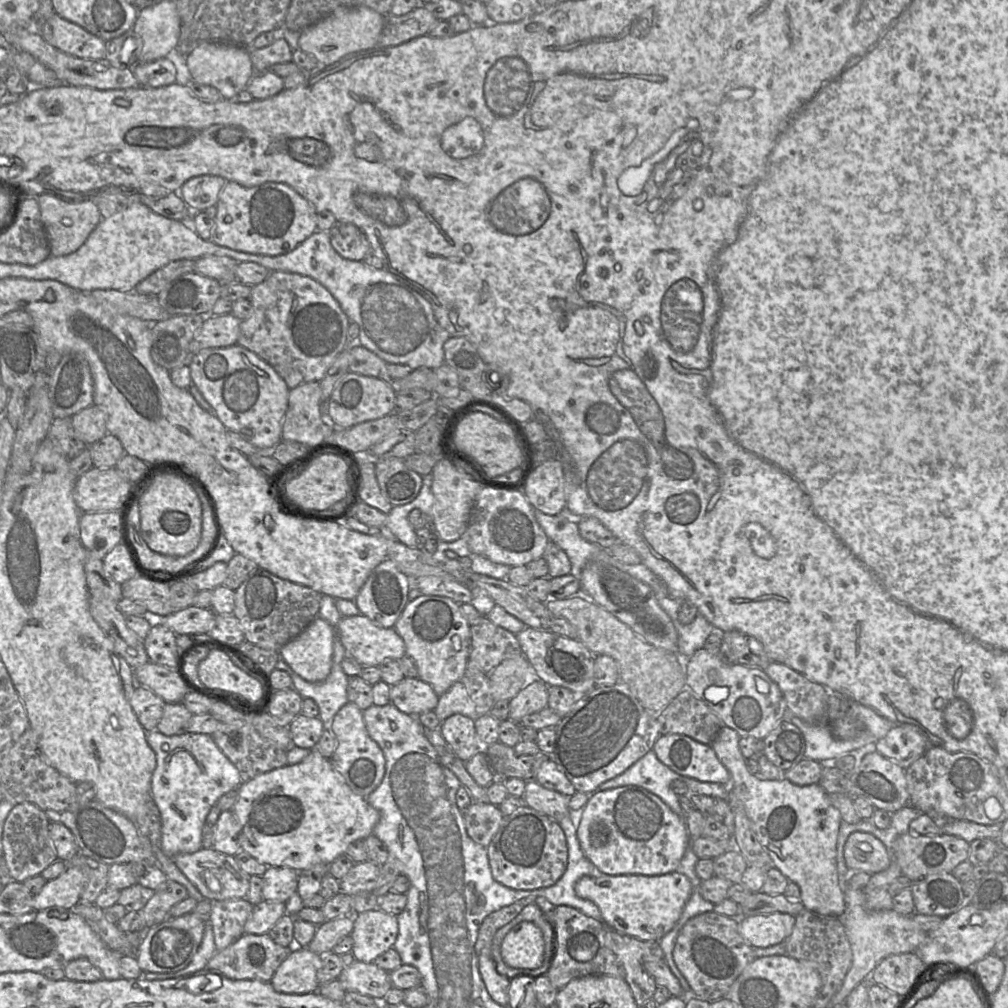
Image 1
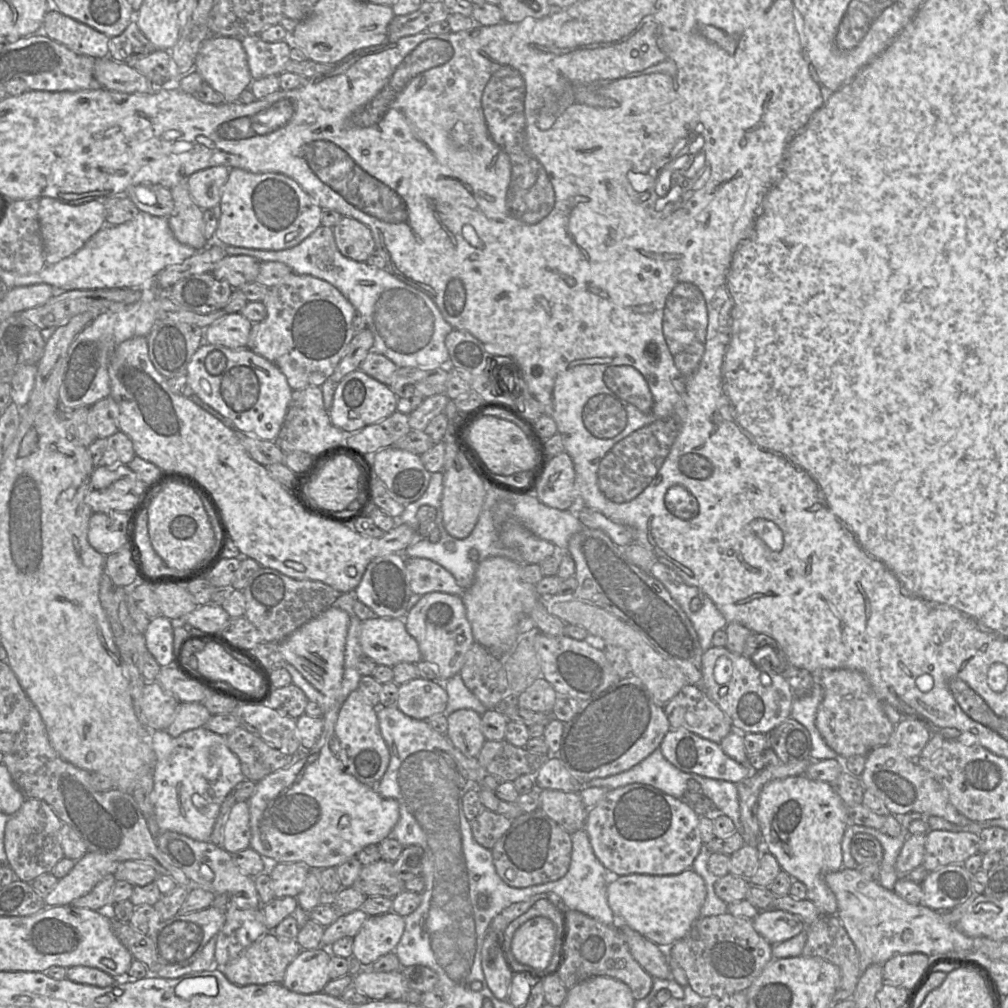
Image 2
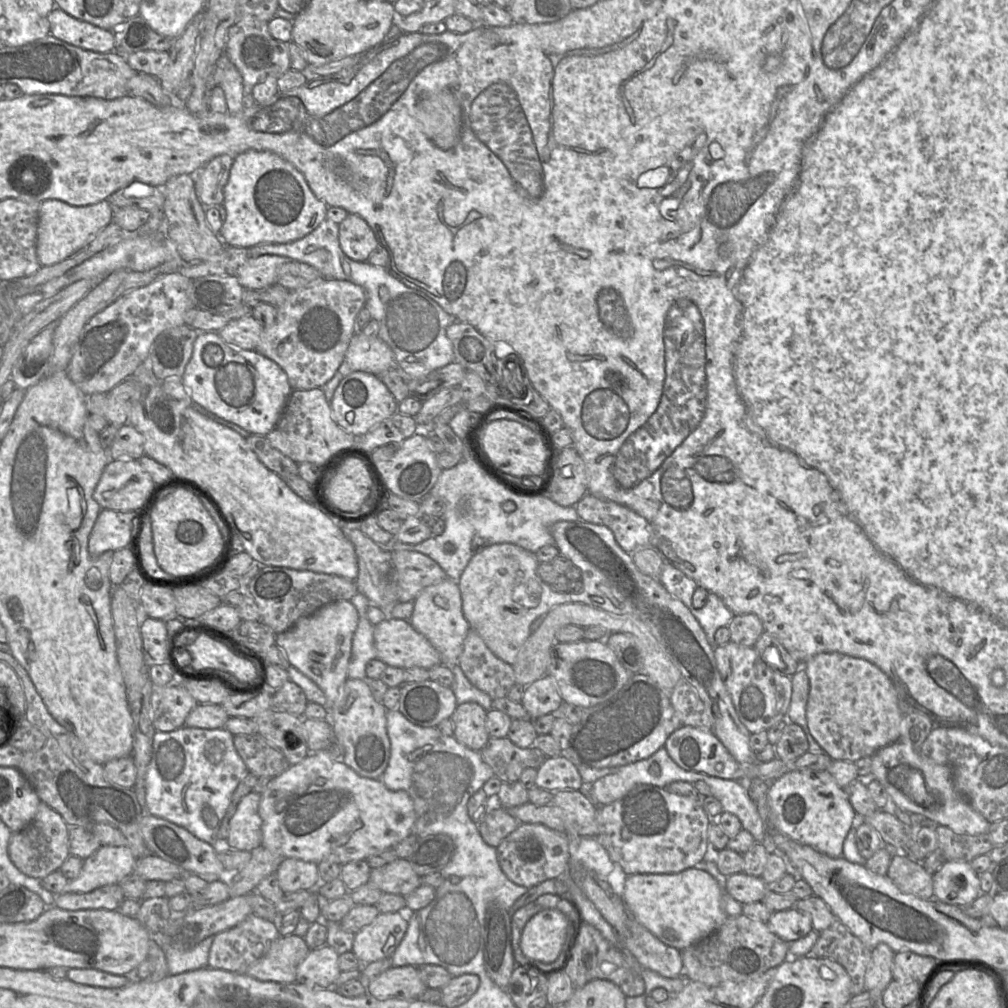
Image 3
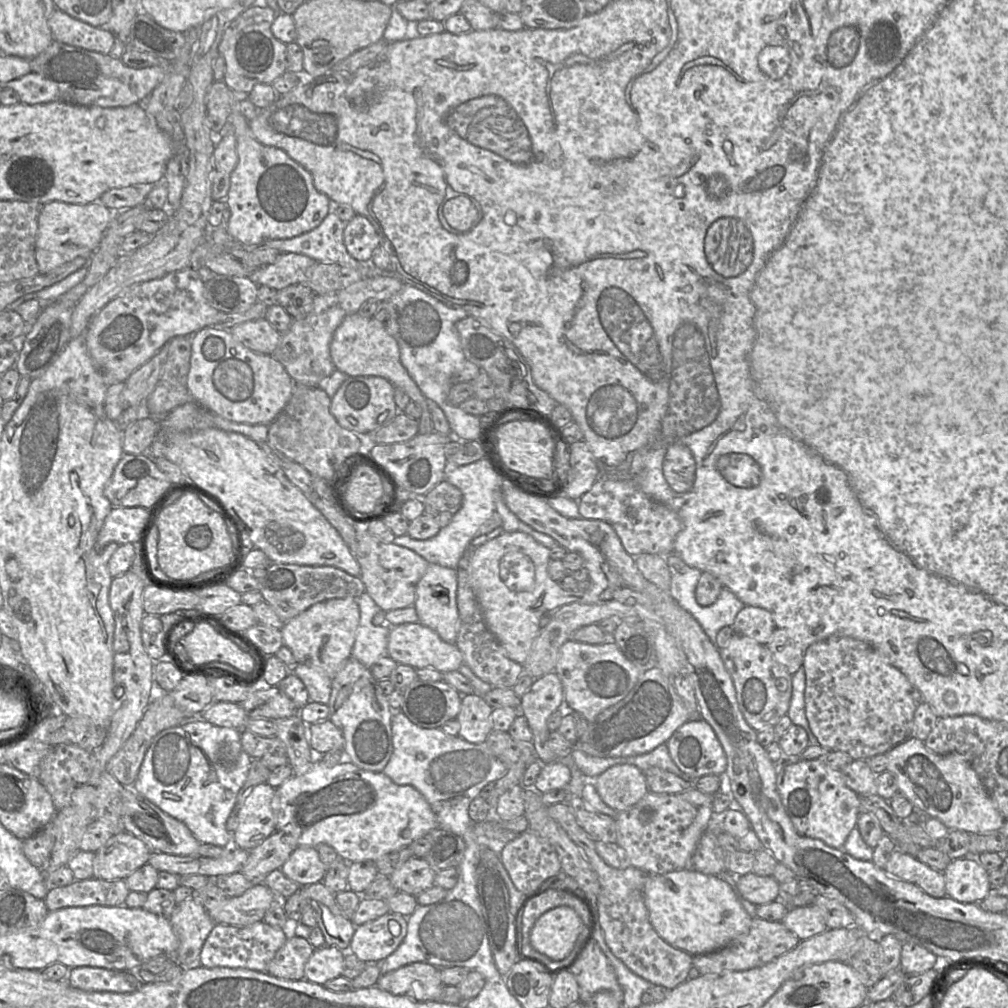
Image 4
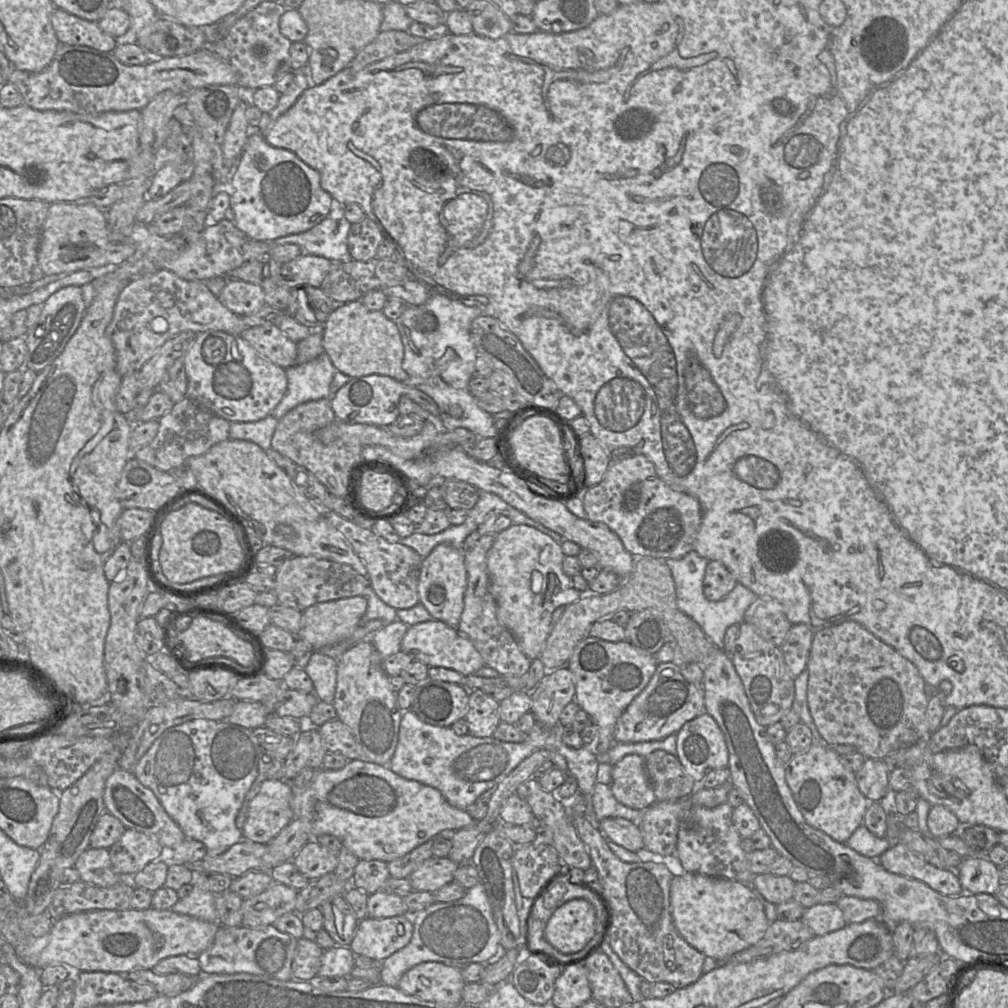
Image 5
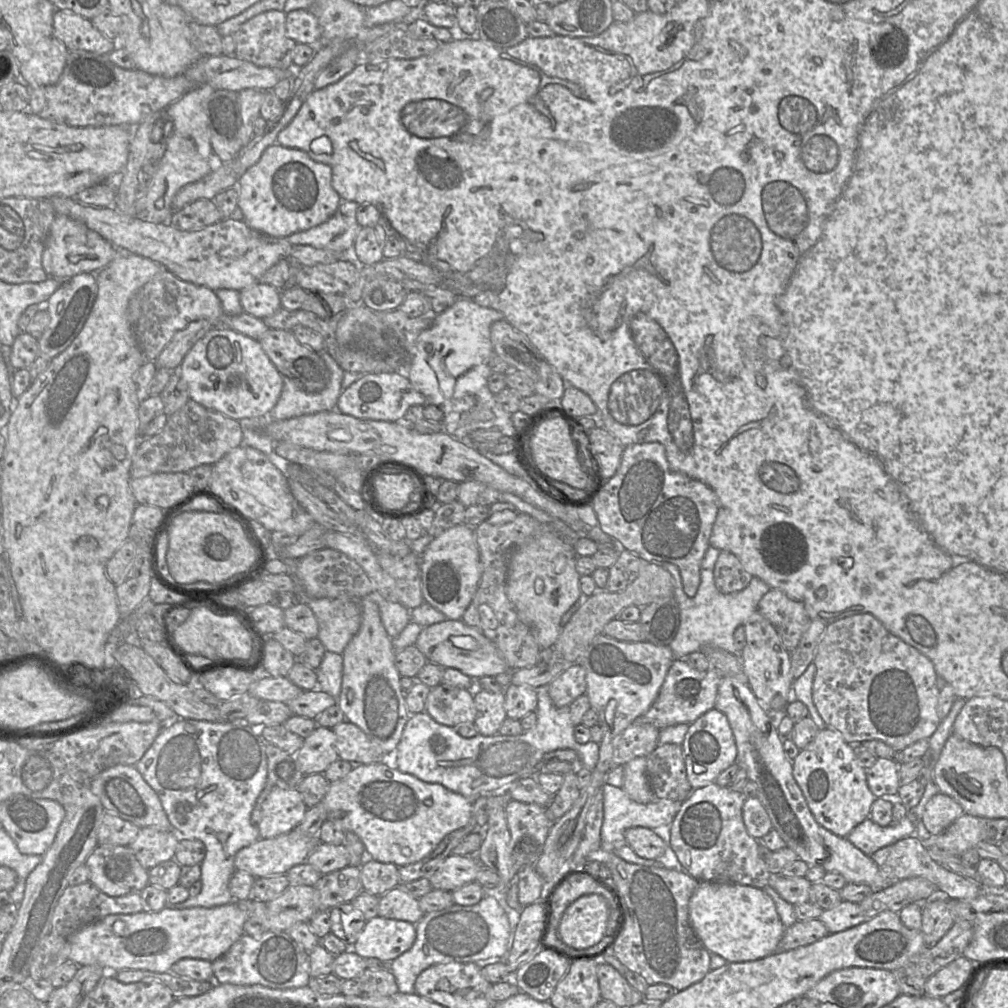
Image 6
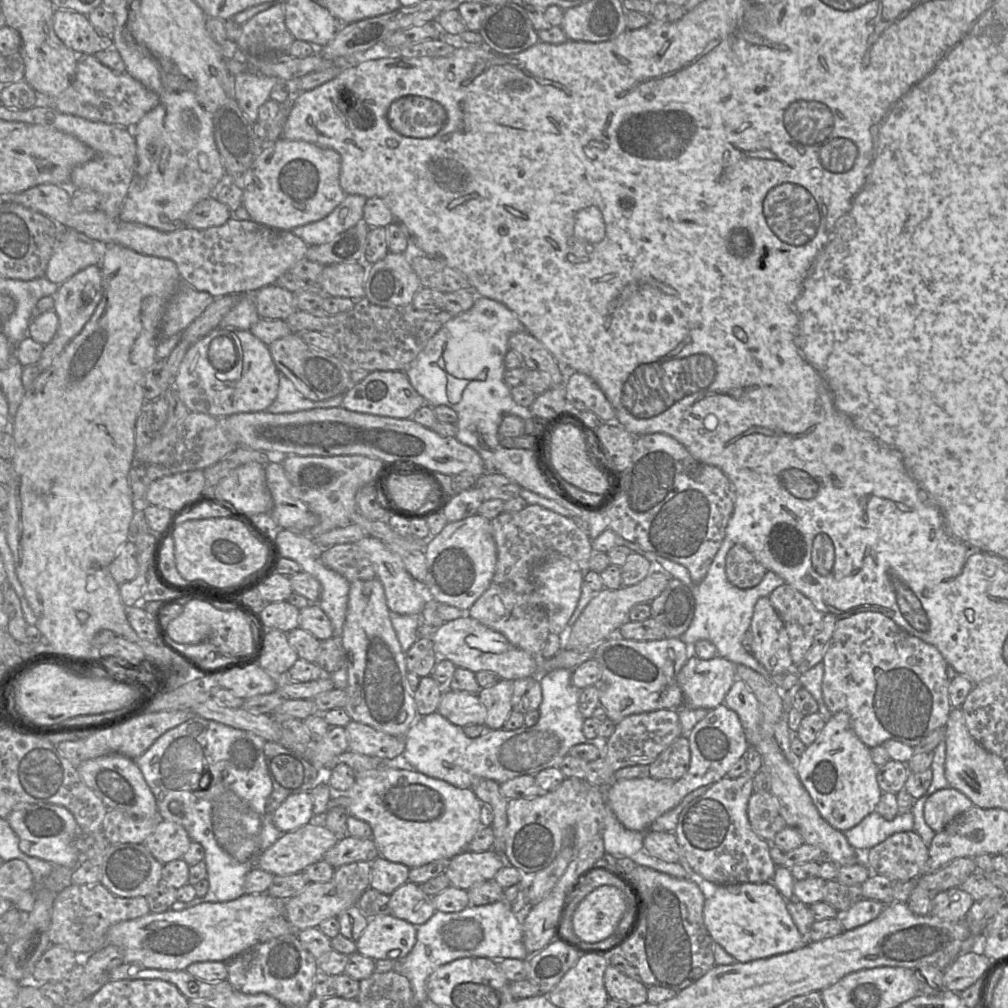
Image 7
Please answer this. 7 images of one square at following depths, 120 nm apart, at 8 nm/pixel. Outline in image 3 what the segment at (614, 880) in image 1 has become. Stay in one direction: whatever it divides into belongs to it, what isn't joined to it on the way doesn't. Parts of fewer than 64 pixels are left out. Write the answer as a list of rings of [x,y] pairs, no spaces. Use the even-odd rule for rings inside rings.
[[[689,868],[675,874],[636,874],[625,880],[622,900],[632,915],[664,944],[679,951],[716,931],[728,916],[722,909],[717,880],[706,870]]]

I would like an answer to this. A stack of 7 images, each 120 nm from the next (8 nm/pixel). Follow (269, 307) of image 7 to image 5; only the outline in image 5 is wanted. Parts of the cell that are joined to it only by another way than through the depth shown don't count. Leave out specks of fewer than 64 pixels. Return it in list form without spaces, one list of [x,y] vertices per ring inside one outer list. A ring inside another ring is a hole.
[[[229,278],[218,299],[239,316],[253,314],[265,305],[265,291],[261,286],[239,279]]]

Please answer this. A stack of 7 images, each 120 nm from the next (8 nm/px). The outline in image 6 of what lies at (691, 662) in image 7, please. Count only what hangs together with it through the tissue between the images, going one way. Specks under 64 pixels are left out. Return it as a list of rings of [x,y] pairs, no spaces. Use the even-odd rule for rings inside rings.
[[[685,658],[675,659],[666,674],[656,700],[646,713],[635,721],[650,723],[659,730],[680,723],[691,724],[715,707],[721,678],[722,675],[713,668],[699,671],[690,666]]]

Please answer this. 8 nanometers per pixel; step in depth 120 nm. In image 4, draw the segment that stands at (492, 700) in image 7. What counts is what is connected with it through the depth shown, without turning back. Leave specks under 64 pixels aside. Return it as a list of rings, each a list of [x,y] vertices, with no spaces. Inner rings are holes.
[[[475,693],[462,695],[460,711],[456,717],[460,723],[458,735],[471,743],[485,742],[493,730],[492,711],[482,696]]]

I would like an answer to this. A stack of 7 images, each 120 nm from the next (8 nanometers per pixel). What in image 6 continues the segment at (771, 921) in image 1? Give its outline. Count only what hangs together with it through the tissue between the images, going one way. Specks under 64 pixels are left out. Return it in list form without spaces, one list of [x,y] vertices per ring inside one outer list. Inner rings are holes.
[[[842,901],[832,909],[823,910],[818,919],[824,923],[829,934],[833,934],[861,924],[867,917],[859,903]]]

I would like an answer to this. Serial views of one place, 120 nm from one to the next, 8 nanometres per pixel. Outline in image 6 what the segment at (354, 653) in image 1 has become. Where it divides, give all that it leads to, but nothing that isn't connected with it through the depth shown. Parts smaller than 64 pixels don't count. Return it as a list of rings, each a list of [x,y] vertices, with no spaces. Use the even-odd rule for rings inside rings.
[[[446,619],[423,627],[415,645],[428,661],[446,668],[458,669],[475,681],[483,676],[495,677],[512,671],[495,644],[476,628],[464,623],[462,619]]]

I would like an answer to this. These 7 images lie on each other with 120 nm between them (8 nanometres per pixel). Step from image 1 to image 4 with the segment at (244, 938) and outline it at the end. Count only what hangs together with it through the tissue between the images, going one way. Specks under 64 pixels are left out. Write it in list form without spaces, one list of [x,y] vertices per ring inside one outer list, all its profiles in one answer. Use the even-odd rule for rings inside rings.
[[[289,935],[269,963],[267,973],[286,980],[302,980],[305,964],[314,950],[307,939]]]

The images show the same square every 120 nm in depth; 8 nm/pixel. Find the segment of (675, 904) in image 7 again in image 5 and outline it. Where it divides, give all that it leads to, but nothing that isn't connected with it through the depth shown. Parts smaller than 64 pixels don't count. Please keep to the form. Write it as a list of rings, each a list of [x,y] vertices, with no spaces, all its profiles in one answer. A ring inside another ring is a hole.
[[[573,815],[572,822],[578,836],[586,845],[592,866],[598,871],[602,891],[597,892],[607,913],[605,936],[619,959],[644,981],[655,984],[666,982],[681,989],[696,982],[702,975],[705,955],[692,947],[677,931],[670,907],[670,885],[674,875],[661,863],[628,863],[620,860],[608,847],[608,839],[593,819],[586,815]]]

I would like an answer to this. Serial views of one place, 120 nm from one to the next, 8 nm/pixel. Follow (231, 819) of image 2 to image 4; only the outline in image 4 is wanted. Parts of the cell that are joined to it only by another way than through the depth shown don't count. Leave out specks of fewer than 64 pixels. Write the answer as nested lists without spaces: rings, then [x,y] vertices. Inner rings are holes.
[[[267,783],[255,786],[238,812],[231,847],[250,851],[276,831],[272,800],[275,788]]]

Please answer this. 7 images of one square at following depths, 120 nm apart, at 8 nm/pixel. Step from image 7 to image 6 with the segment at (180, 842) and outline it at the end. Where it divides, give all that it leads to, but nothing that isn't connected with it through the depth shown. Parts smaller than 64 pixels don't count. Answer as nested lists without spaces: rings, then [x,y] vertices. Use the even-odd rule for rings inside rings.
[[[154,827],[141,828],[129,847],[138,862],[146,870],[174,859],[180,837],[175,831],[163,831]]]

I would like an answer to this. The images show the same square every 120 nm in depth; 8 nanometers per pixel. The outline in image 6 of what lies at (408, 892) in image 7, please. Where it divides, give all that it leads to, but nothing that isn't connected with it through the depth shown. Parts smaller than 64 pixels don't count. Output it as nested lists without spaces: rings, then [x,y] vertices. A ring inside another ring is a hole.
[[[395,887],[379,897],[378,916],[416,924],[423,916],[418,899],[401,887]]]

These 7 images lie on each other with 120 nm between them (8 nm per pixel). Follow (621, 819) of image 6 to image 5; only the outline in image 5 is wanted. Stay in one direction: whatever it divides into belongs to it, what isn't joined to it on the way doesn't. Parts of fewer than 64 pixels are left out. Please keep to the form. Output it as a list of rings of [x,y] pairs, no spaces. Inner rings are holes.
[[[595,783],[591,801],[595,823],[605,818],[624,818],[633,823],[639,823],[644,812],[644,809],[632,809],[618,802],[610,786],[602,783]]]

